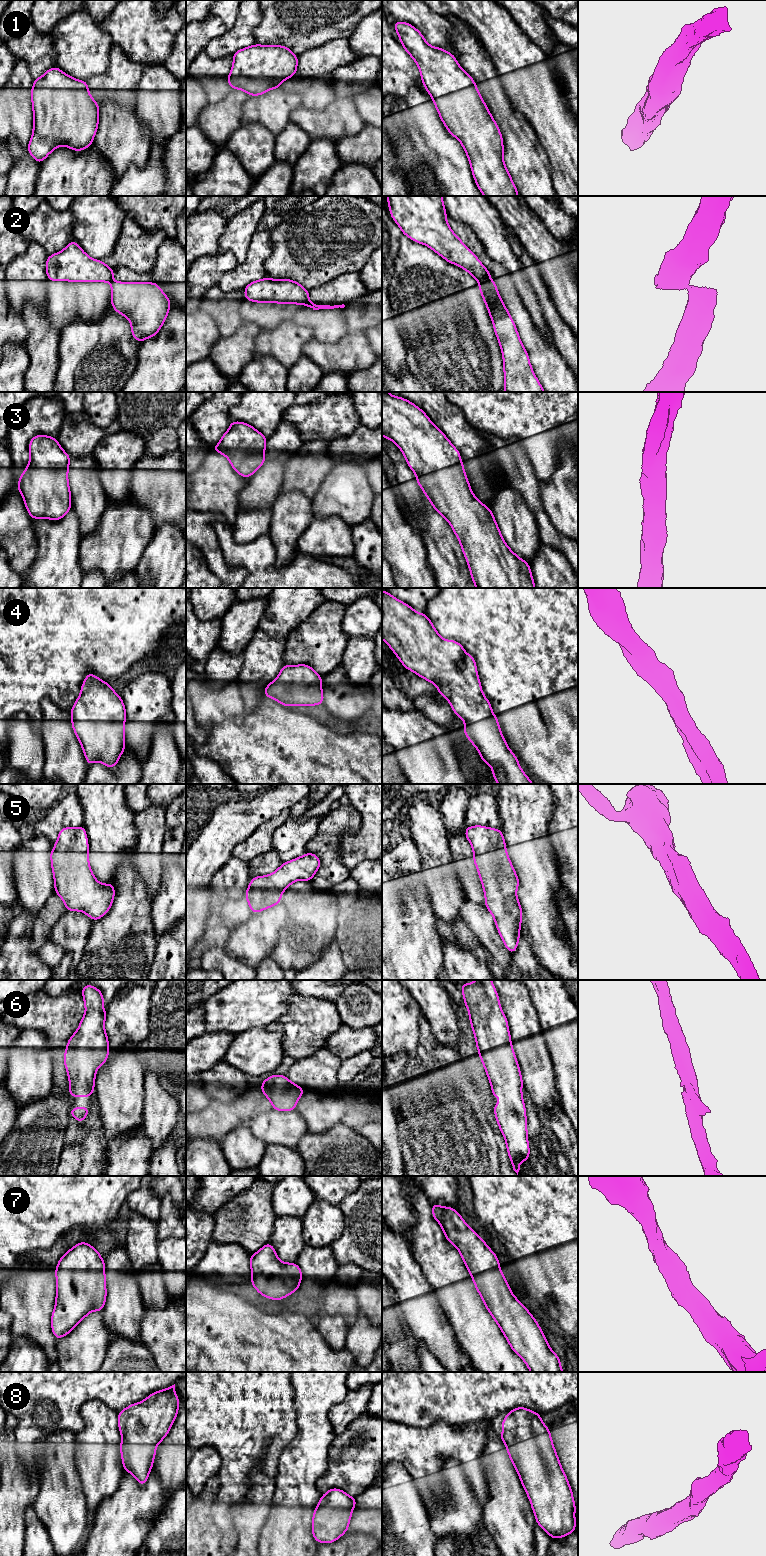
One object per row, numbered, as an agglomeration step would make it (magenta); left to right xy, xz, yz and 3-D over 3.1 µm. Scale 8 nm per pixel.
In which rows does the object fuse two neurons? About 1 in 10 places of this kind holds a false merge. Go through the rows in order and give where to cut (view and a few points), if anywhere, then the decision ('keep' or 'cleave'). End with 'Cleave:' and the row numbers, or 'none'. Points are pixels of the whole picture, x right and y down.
1: no cut; keep
2: cut in yz along (488, 279), (479, 284); cleave
3: no cut; keep
4: no cut; keep
5: no cut; keep
6: no cut; keep
7: no cut; keep
8: no cut; keep
Cleave: 2

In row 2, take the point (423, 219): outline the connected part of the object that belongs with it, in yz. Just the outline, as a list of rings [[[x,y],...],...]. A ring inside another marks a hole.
[[[386,196],[390,215],[404,235],[431,248],[450,264],[455,264],[470,273],[478,283],[492,276],[478,257],[453,233],[446,219],[442,196]]]

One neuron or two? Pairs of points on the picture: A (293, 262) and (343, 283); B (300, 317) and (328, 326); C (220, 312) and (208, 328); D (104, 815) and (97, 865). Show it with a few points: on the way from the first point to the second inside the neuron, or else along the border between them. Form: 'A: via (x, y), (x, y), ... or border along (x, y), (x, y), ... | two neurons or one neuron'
A: border along (355, 270), (344, 272), (311, 288) | two neurons
B: via (307, 317), (321, 321) | one neuron
C: border along (199, 309), (206, 312), (212, 318), (221, 335) | two neurons
D: via (106, 827), (106, 853) | one neuron

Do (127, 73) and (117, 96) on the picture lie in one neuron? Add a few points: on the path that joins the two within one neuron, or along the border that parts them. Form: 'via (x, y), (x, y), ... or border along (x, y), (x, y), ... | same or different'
via (121, 79), (120, 90) | same

